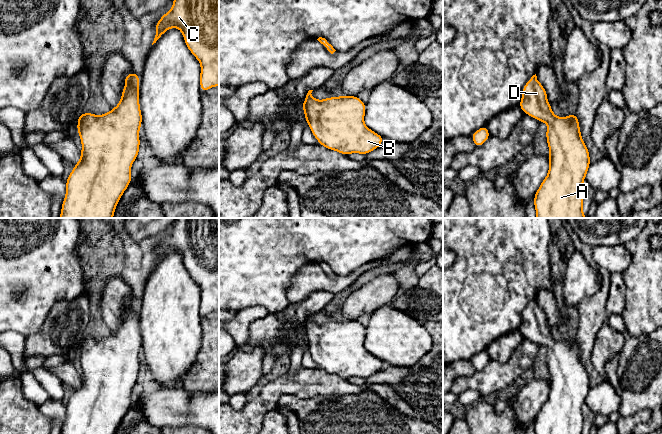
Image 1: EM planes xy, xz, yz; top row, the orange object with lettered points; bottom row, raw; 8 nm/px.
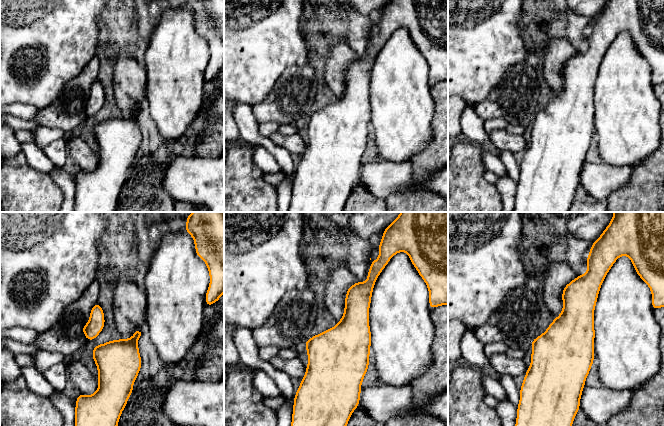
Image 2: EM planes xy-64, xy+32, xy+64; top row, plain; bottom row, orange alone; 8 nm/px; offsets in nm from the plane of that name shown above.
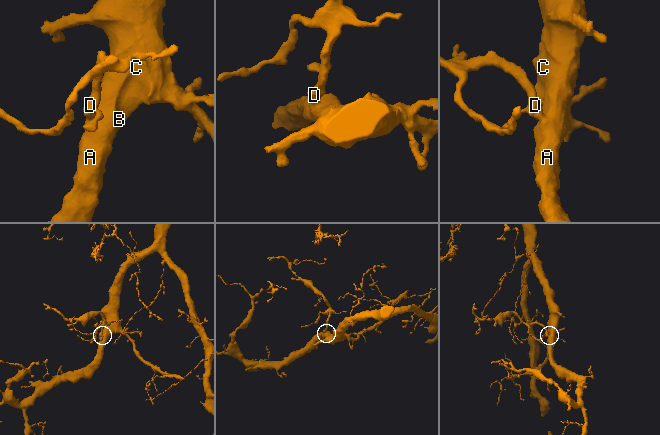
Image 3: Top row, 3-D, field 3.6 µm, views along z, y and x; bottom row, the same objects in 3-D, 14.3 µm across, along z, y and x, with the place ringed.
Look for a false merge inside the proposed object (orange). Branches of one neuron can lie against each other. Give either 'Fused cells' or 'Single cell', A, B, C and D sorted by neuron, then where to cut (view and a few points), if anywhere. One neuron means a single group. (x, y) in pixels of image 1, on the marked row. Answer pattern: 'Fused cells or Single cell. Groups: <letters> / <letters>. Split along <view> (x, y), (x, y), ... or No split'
Single cell. Groups: A B C D. No split

